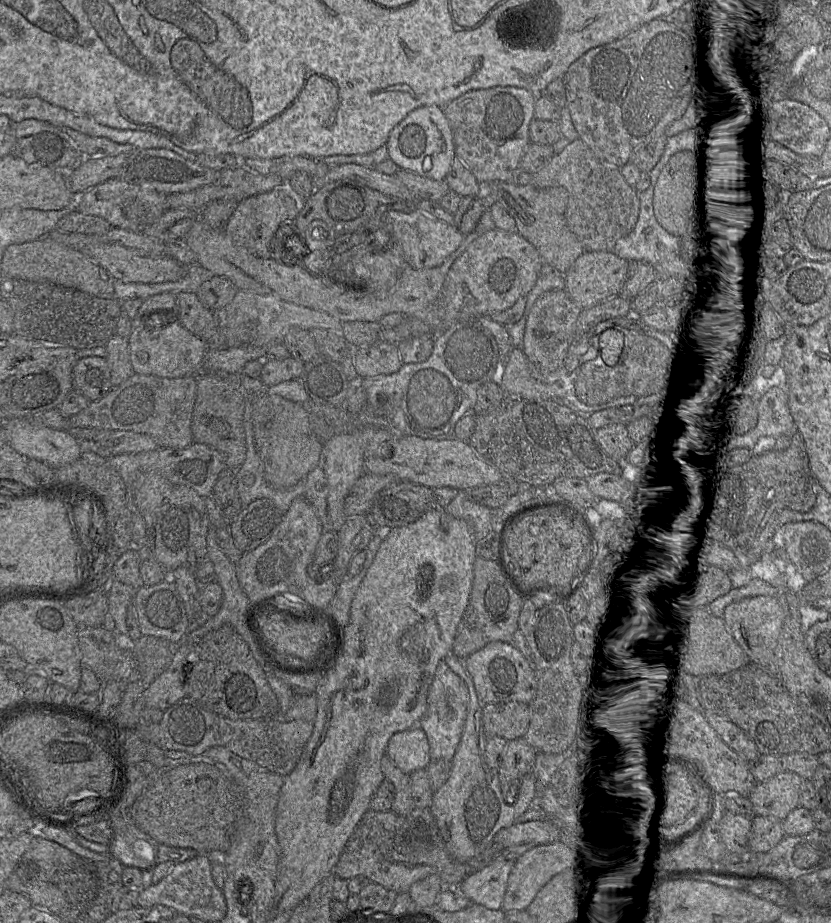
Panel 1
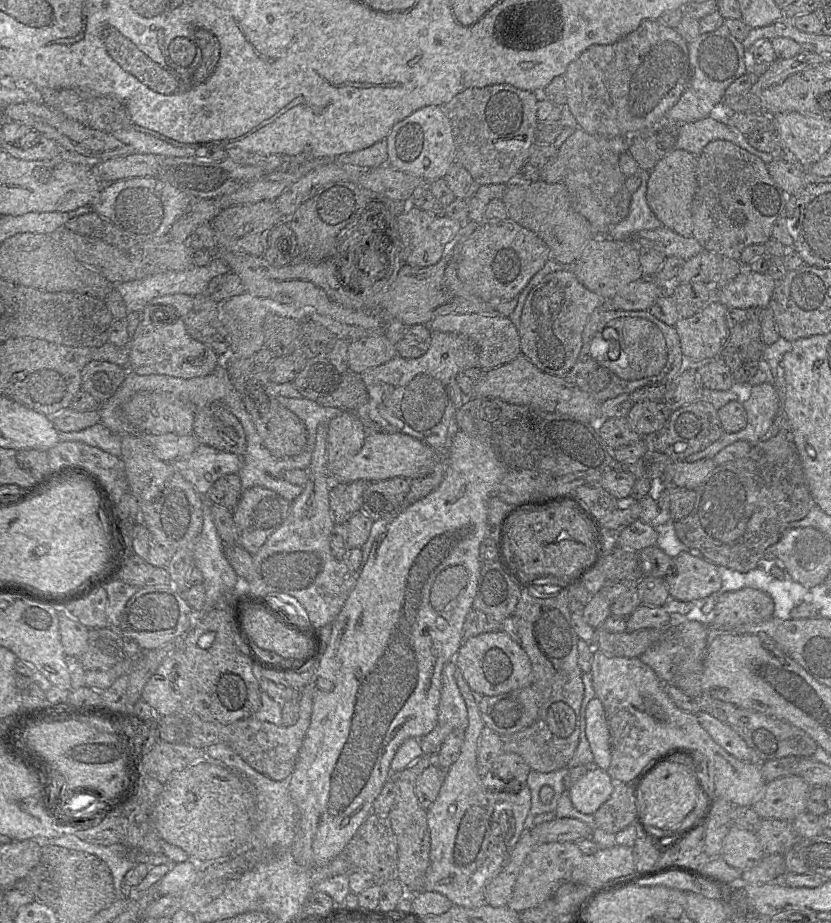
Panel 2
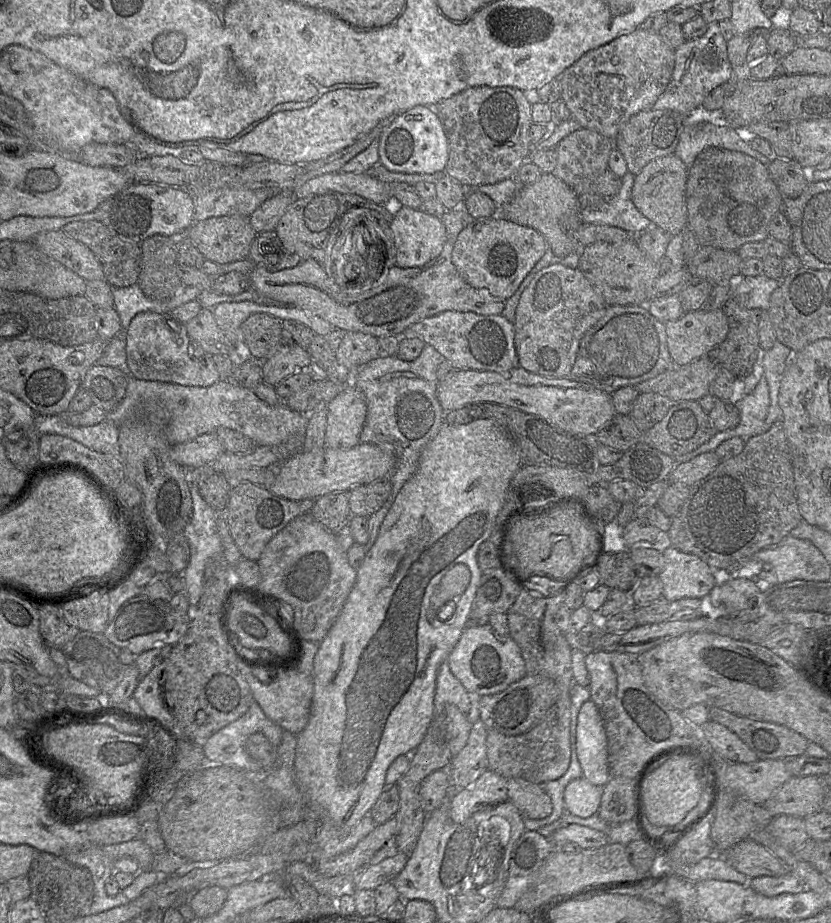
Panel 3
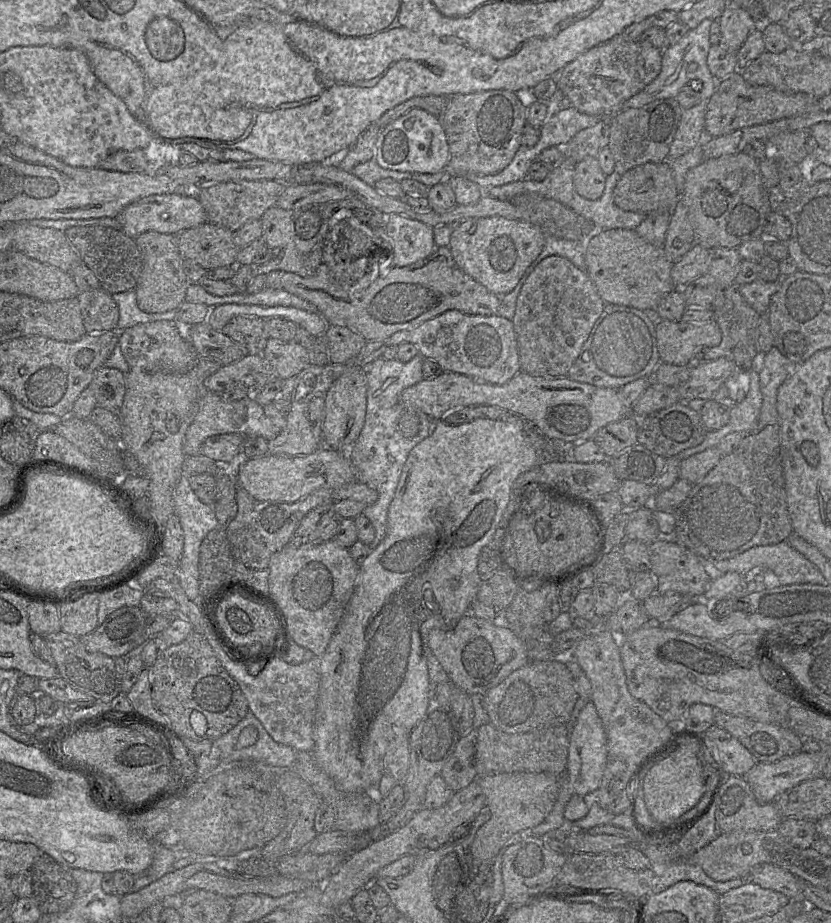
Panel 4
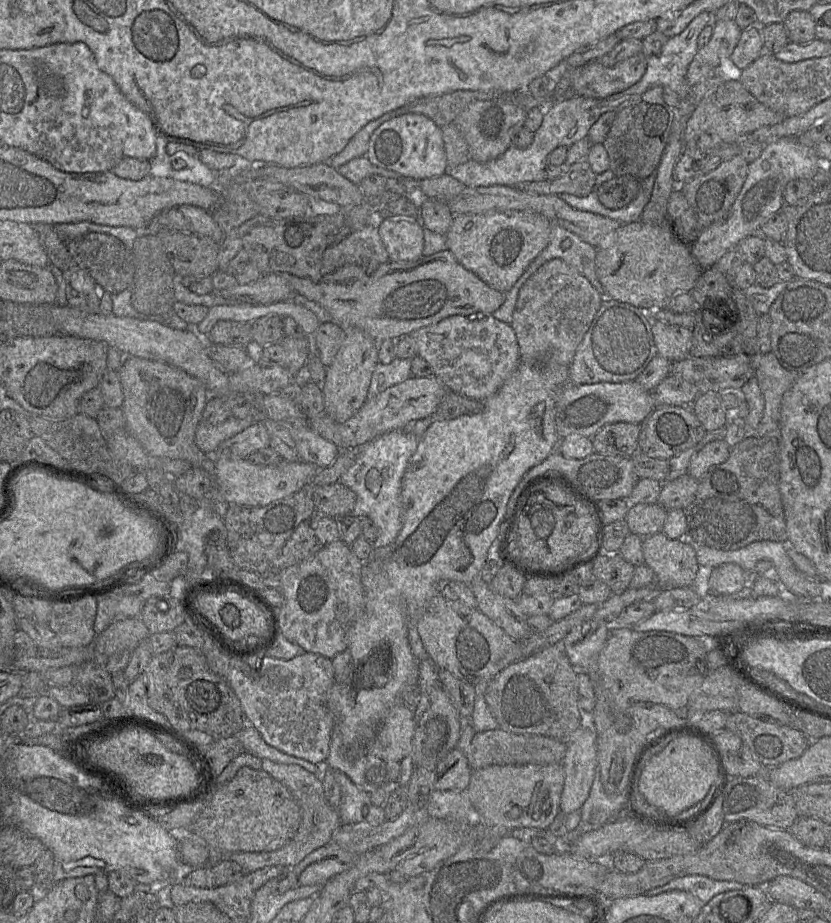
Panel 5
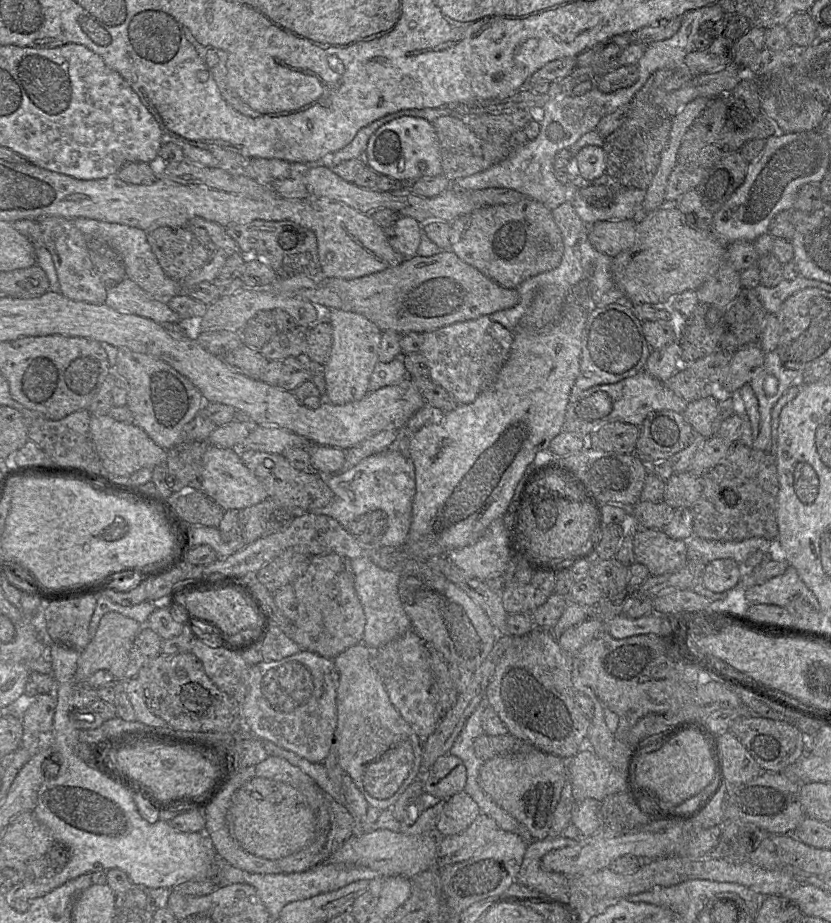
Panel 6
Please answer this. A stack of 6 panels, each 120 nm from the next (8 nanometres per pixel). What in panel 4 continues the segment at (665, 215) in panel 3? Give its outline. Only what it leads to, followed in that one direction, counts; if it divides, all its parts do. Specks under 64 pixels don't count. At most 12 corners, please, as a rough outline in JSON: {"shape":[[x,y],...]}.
{"shape":[[645,163],[621,175],[620,209],[672,213],[681,194],[671,164]]}

